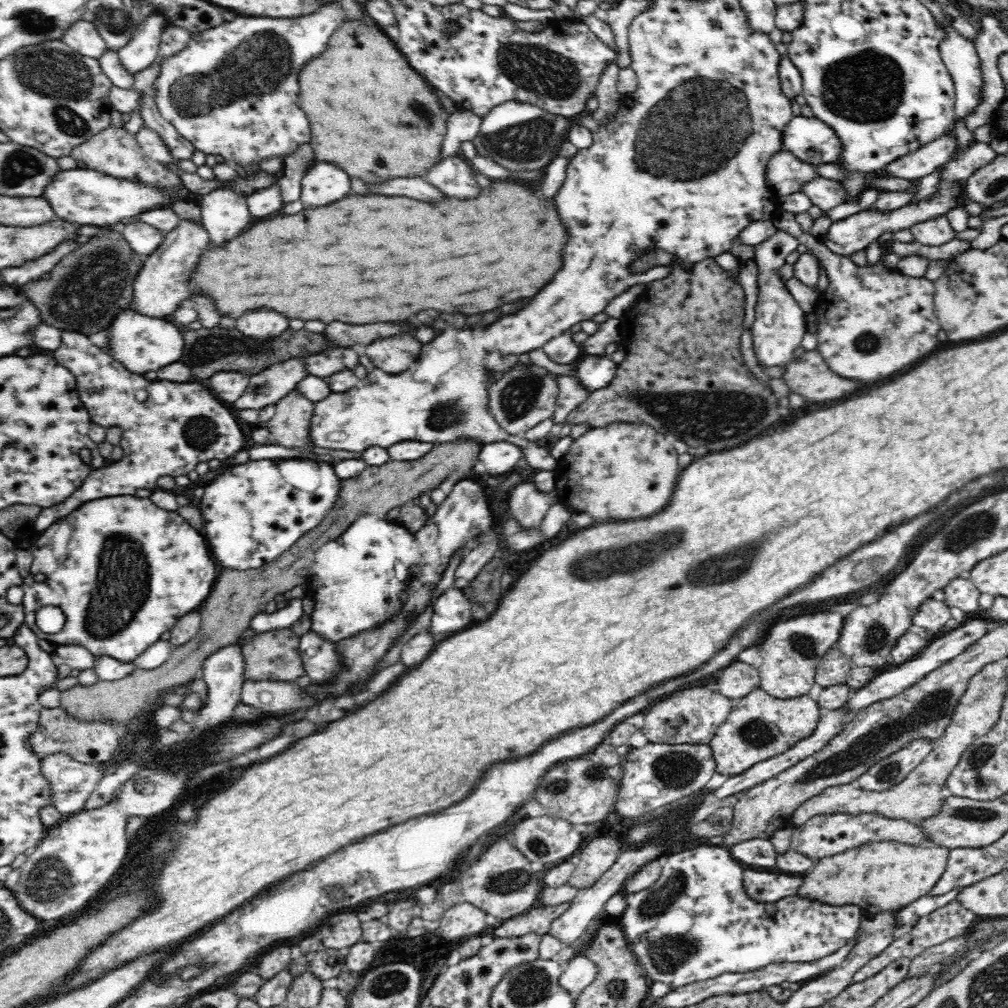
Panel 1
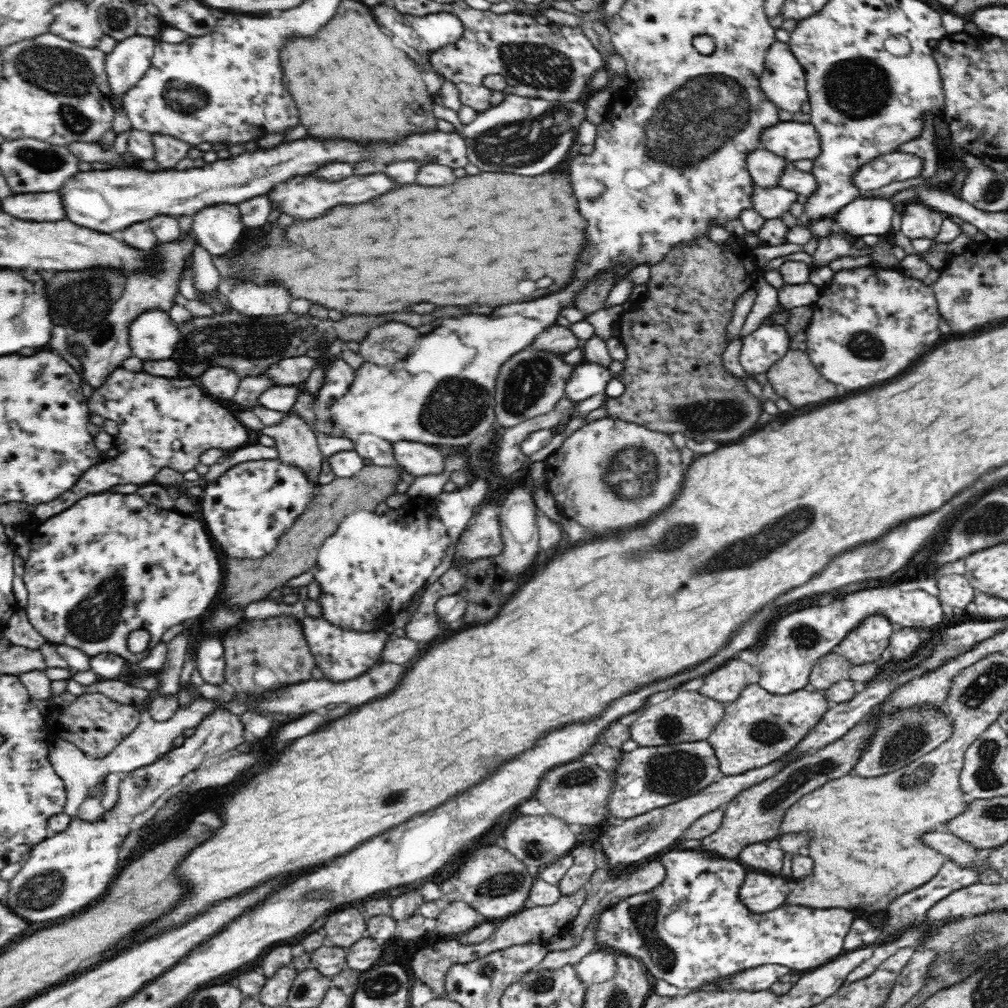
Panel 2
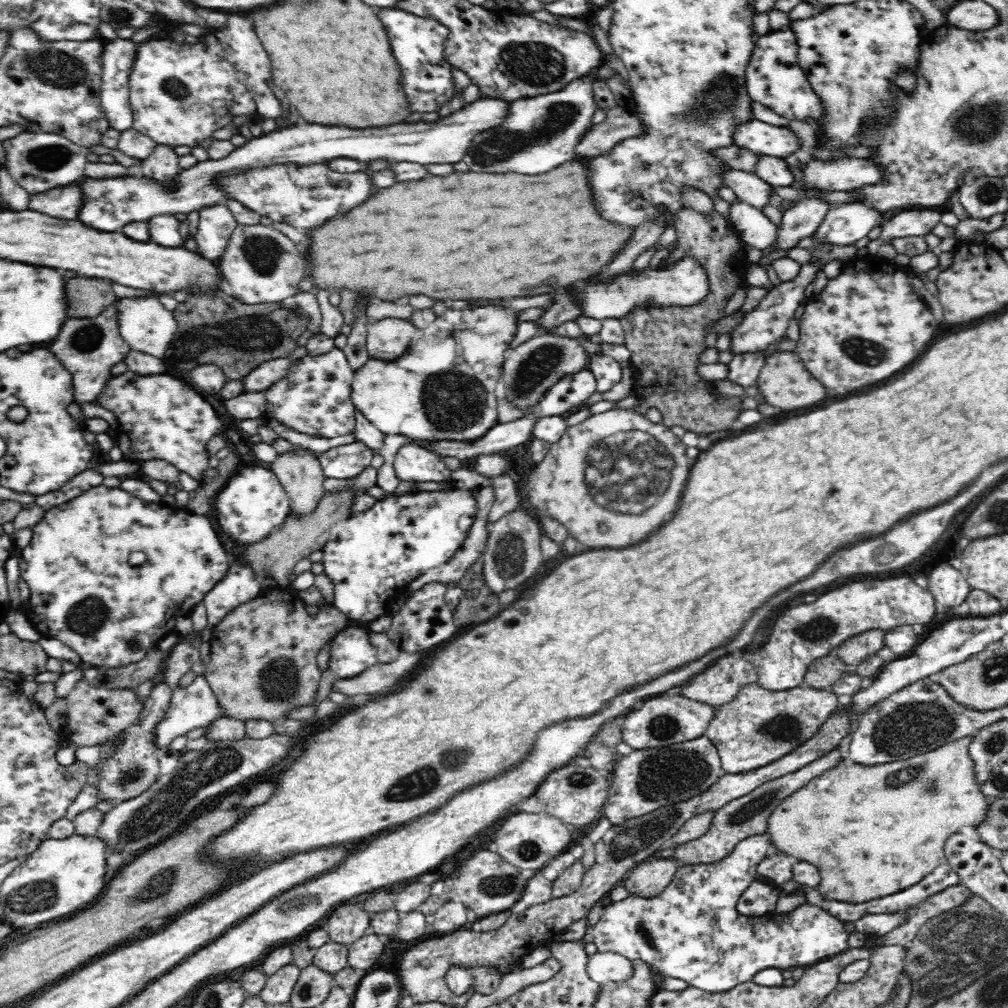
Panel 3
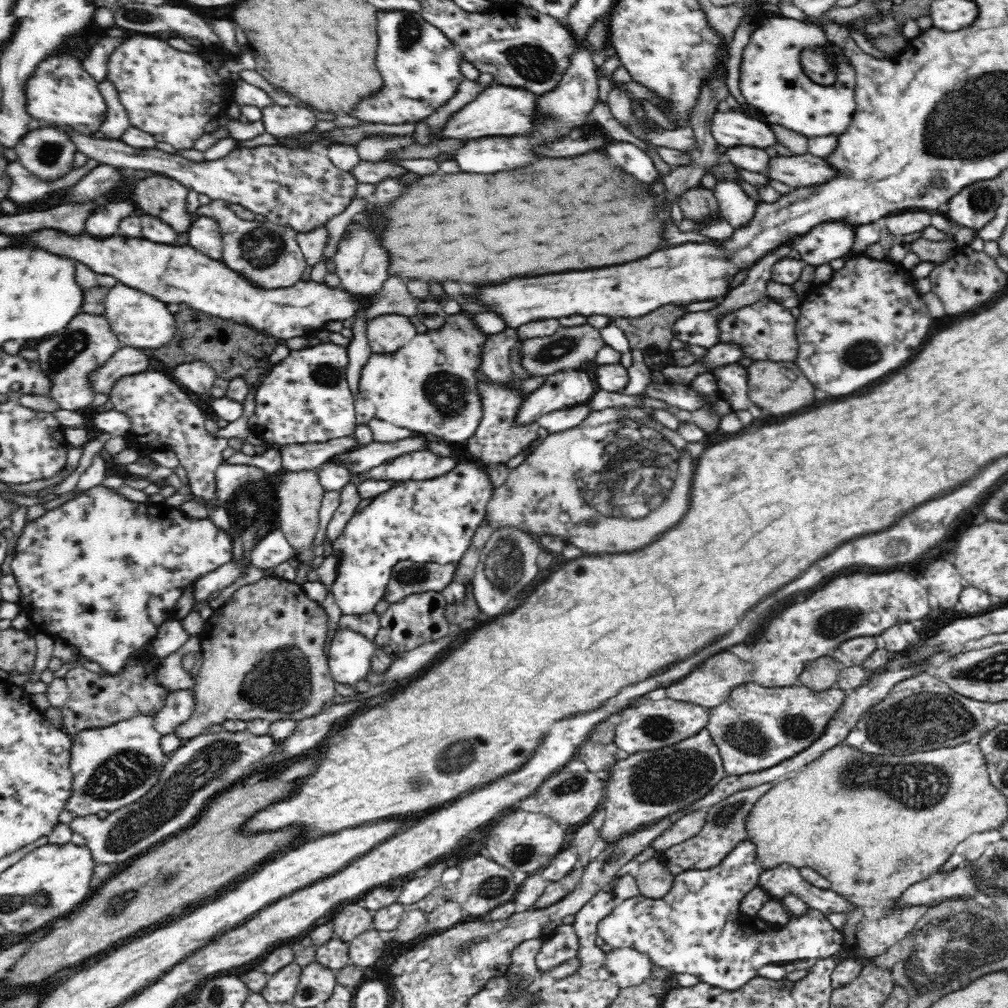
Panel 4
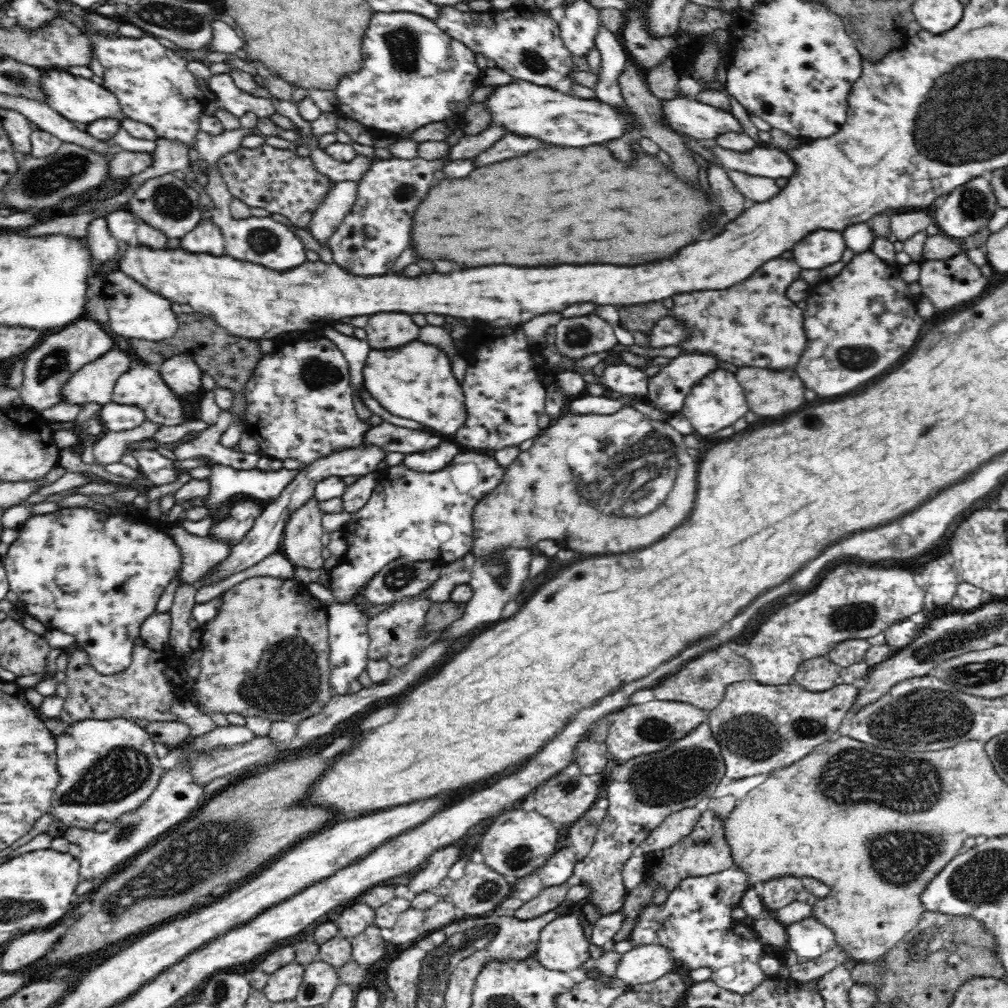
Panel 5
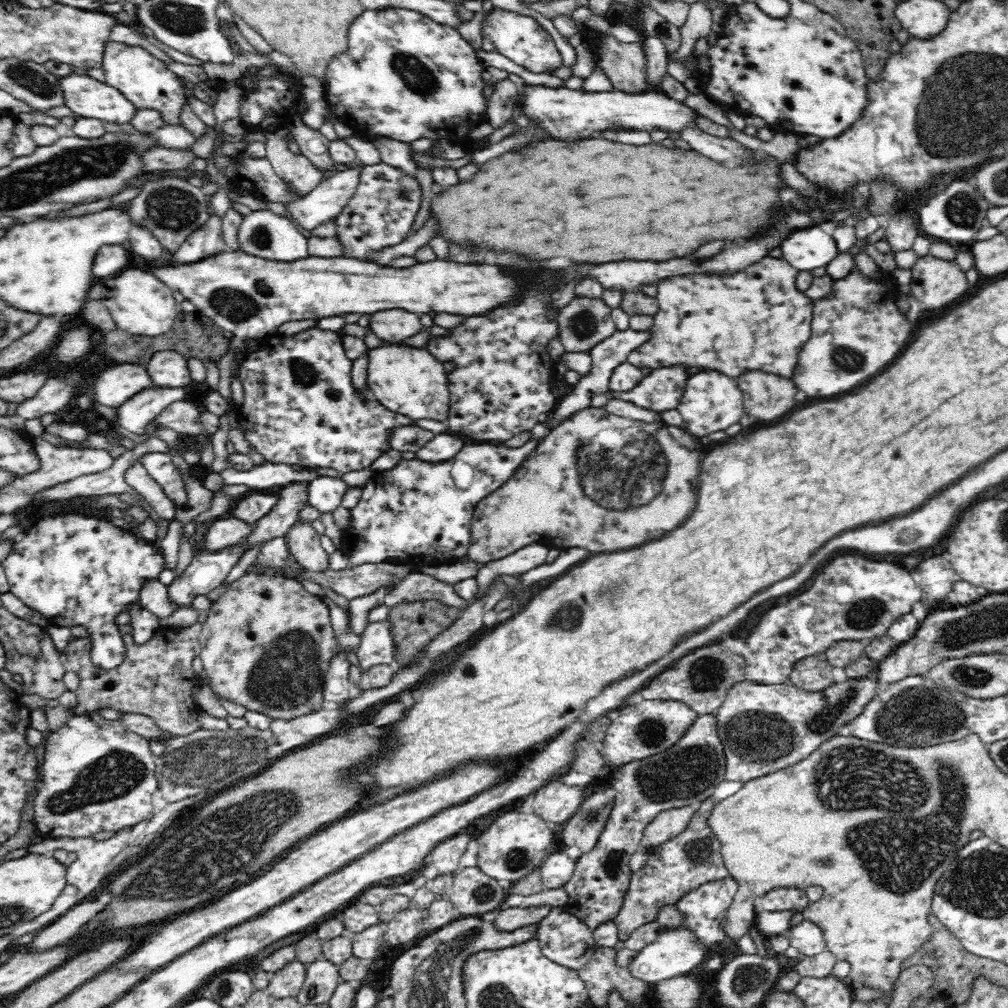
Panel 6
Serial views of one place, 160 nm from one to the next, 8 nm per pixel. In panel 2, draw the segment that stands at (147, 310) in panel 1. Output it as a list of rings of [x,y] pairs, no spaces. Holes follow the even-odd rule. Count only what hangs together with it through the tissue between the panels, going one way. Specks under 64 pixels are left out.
[[[183,233],[183,238],[178,242],[168,244],[160,256],[164,262],[164,270],[156,273],[138,273],[127,278],[125,289],[120,298],[110,306],[108,314],[102,322],[92,327],[83,329],[75,329],[69,335],[66,335],[66,344],[69,348],[79,348],[81,353],[77,356],[80,366],[82,366],[82,378],[88,386],[94,389],[101,388],[106,380],[117,370],[122,367],[122,362],[126,358],[132,358],[132,349],[130,348],[129,326],[136,316],[144,310],[150,308],[160,308],[165,312],[169,312],[170,306],[176,304],[175,297],[178,294],[179,284],[182,276],[180,270],[186,268],[184,262],[180,262],[182,258],[186,258],[188,252],[192,252],[192,234]]]

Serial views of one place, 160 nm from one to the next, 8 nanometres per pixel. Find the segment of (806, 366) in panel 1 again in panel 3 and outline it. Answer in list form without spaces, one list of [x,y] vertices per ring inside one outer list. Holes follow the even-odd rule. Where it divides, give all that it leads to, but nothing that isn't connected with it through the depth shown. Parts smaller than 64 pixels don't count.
[[[776,352],[764,358],[762,368],[756,381],[756,386],[766,400],[766,404],[780,410],[800,410],[820,402],[824,396],[822,384],[806,372],[802,359],[795,352]]]

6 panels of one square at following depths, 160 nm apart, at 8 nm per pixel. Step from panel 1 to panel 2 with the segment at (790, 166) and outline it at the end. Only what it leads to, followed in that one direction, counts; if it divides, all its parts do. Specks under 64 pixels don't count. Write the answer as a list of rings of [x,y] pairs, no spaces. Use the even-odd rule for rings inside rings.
[[[761,147],[745,153],[745,161],[751,179],[762,187],[777,185],[777,176],[781,176],[783,166],[790,163]]]

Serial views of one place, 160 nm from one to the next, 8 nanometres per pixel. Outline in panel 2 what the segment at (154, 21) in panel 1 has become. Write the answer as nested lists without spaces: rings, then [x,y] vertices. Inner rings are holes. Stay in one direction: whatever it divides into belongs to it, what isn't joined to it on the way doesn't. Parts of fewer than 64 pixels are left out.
[[[141,32],[131,38],[120,40],[108,54],[105,54],[105,73],[107,74],[109,86],[109,101],[114,110],[124,112],[124,103],[120,101],[120,98],[138,82],[138,79],[150,66],[150,57],[153,55],[156,43],[156,37],[151,38],[144,32]]]

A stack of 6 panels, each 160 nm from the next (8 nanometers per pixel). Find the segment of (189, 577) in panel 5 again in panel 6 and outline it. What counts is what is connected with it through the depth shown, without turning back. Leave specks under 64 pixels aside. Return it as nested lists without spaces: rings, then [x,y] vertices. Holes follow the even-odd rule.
[[[226,517],[208,524],[208,532],[204,536],[201,550],[218,552],[227,546],[238,545],[256,528],[256,523],[247,522],[242,518]]]

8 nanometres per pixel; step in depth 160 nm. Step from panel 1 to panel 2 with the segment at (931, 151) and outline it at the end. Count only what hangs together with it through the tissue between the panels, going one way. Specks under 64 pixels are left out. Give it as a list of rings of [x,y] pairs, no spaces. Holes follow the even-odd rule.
[[[894,151],[861,164],[851,174],[851,185],[861,190],[876,190],[886,184],[916,178],[922,174],[922,159],[912,153]]]

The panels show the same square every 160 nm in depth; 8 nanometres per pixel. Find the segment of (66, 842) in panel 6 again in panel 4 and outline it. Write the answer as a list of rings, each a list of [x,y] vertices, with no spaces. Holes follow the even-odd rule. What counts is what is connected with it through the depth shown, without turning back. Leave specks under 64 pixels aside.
[[[247,729],[242,732],[222,730],[187,739],[181,748],[170,754],[159,782],[140,800],[109,813],[104,819],[97,815],[75,817],[67,825],[73,834],[84,838],[95,866],[122,864],[190,826],[212,796],[216,796],[228,784],[232,786],[248,774],[264,768],[265,765],[260,766],[262,760],[276,750],[277,744],[272,736],[255,736]],[[256,765],[260,767],[256,768]]]

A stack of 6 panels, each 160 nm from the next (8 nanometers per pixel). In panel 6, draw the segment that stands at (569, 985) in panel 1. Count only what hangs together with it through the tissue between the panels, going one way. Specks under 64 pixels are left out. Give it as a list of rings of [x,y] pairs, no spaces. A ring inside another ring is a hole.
[[[688,927],[660,930],[657,938],[638,952],[638,956],[631,962],[630,971],[635,977],[648,983],[666,980],[673,976],[687,974],[698,963],[706,961],[714,950],[698,941],[698,936]]]

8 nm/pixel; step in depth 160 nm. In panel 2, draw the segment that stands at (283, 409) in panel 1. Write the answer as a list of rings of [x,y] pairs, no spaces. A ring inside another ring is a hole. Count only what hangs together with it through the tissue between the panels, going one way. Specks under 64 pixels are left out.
[[[285,413],[280,422],[265,426],[260,434],[274,437],[277,459],[286,466],[297,468],[309,484],[318,485],[324,464],[316,434],[296,414]]]

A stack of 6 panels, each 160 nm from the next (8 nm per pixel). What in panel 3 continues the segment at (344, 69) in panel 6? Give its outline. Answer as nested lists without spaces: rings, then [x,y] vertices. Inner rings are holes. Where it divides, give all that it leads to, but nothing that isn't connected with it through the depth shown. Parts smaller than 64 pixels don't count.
[[[381,8],[378,18],[382,20],[392,56],[400,68],[400,86],[406,94],[408,110],[413,112],[436,112],[454,97],[452,64],[445,56],[445,41],[450,32],[437,20],[422,18],[396,8]]]

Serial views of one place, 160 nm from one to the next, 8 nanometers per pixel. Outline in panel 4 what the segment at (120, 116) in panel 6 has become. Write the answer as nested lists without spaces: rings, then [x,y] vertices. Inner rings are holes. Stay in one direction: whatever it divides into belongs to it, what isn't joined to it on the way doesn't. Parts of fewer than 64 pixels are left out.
[[[49,54],[38,64],[32,78],[26,82],[26,111],[37,120],[43,120],[45,124],[70,125],[92,136],[99,130],[99,126],[107,113],[106,101],[98,89],[99,82],[90,76],[82,67],[80,55]]]

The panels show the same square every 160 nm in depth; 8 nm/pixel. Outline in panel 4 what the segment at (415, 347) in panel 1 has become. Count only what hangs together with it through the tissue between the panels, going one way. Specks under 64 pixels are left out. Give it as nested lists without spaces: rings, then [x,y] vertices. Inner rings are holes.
[[[382,314],[365,326],[368,346],[372,353],[396,352],[416,336],[410,318],[400,314]]]

